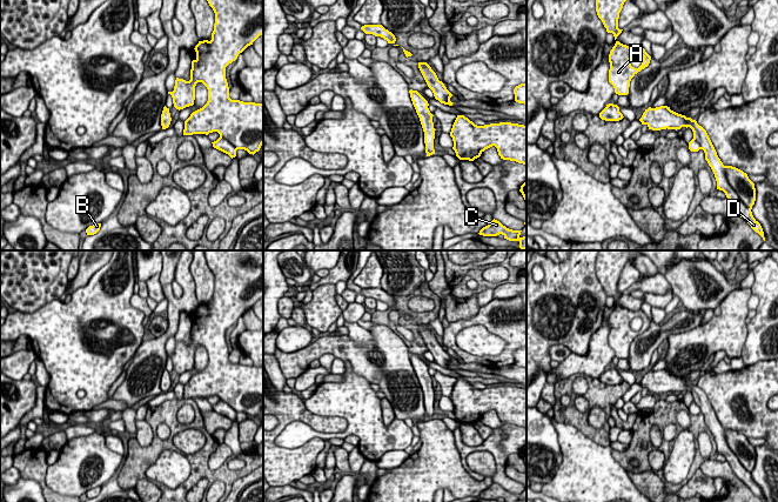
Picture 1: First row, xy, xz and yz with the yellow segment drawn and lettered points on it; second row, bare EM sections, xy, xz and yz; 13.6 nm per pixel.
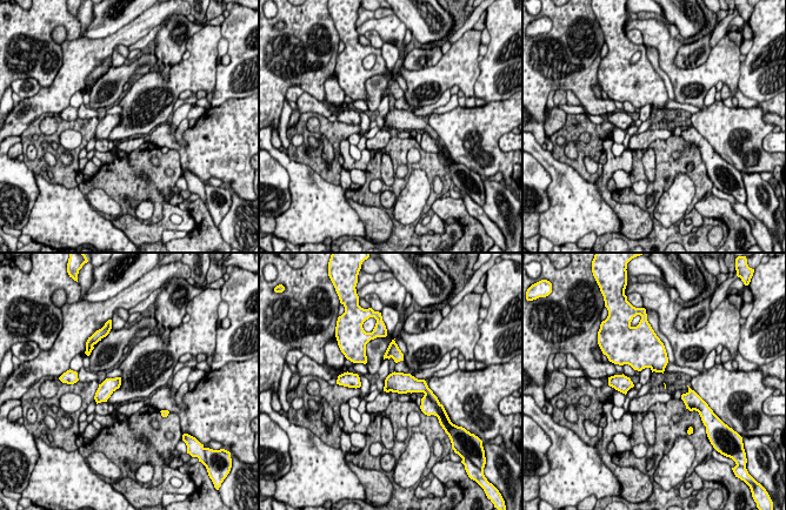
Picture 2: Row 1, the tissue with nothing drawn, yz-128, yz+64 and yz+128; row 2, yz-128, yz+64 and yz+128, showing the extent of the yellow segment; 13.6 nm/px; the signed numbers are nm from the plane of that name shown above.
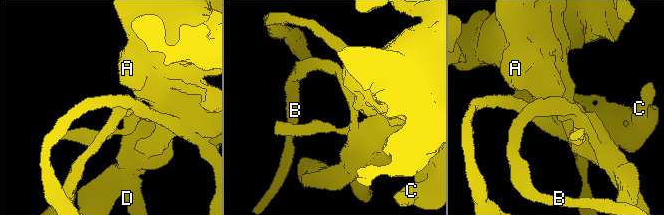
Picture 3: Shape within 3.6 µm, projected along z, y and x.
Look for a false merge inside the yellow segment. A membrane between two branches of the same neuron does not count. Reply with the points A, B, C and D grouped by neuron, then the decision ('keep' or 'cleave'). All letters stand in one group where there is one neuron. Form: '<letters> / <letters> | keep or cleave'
A B C D | keep

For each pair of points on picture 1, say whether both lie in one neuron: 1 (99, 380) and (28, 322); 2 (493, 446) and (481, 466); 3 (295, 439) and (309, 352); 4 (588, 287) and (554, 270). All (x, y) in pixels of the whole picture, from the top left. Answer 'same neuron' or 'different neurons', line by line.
1: same neuron
2: different neurons
3: different neurons
4: same neuron

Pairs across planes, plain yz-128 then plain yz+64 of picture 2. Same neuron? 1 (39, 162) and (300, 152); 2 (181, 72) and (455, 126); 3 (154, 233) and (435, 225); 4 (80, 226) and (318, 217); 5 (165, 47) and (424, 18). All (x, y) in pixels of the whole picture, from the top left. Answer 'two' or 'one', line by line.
1: one
2: one
3: one
4: one
5: one

